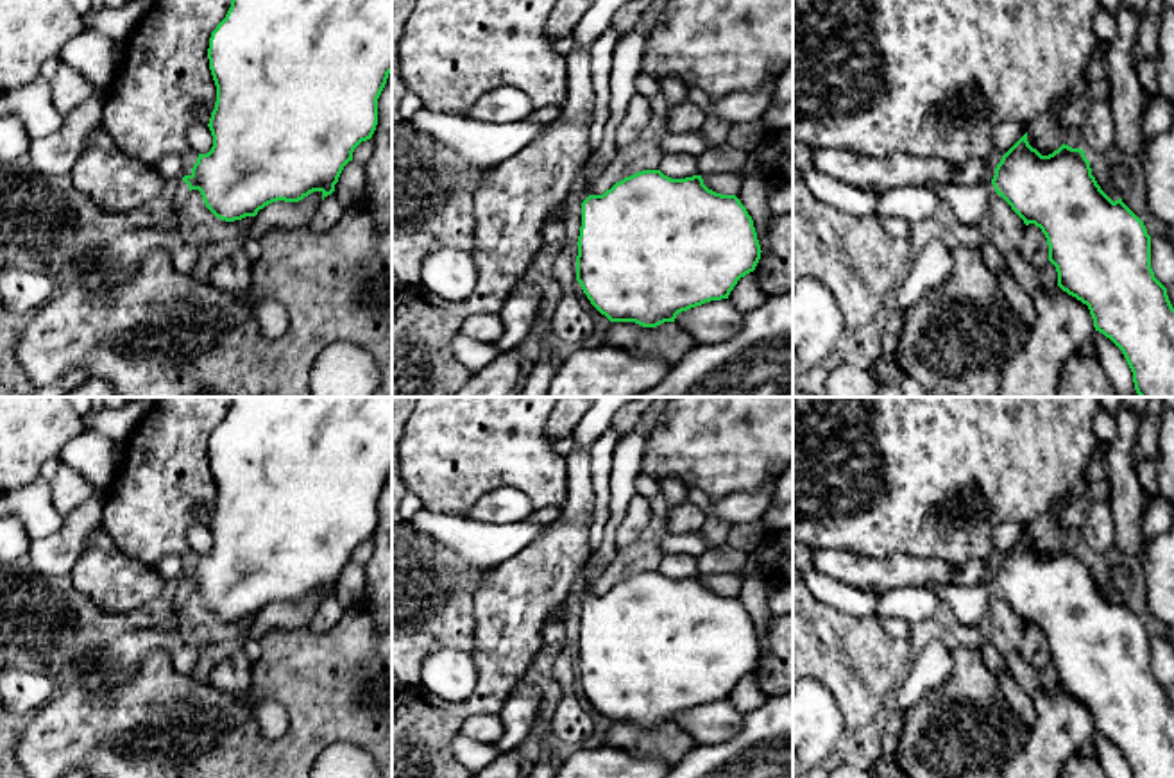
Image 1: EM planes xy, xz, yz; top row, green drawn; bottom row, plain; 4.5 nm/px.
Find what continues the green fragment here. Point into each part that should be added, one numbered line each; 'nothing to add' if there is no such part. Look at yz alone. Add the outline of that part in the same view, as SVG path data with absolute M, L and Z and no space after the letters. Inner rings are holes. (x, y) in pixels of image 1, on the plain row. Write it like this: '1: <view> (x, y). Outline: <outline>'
1: yz (970, 605). Outline: M959 583L927 585L927 588L949 605L959 624L968 628L977 628L986 619L990 599L997 596L991 583L975 583L972 587Z

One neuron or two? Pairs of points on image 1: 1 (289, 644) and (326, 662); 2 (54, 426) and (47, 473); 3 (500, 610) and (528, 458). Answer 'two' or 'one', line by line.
1: one
2: two
3: two

